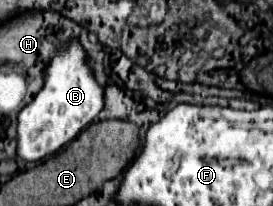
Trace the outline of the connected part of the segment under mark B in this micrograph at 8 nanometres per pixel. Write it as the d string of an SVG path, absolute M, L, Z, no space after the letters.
M72 38L72 40L68 40L66 44L62 44L56 50L54 58L46 66L42 90L18 114L18 136L16 136L18 146L16 146L16 156L26 160L26 162L40 162L42 158L58 152L64 144L74 140L100 114L102 108L104 108L104 88L100 88L100 84L98 84L98 80L96 80L96 76L92 72L92 66L88 64L88 52L80 44L80 40Z

